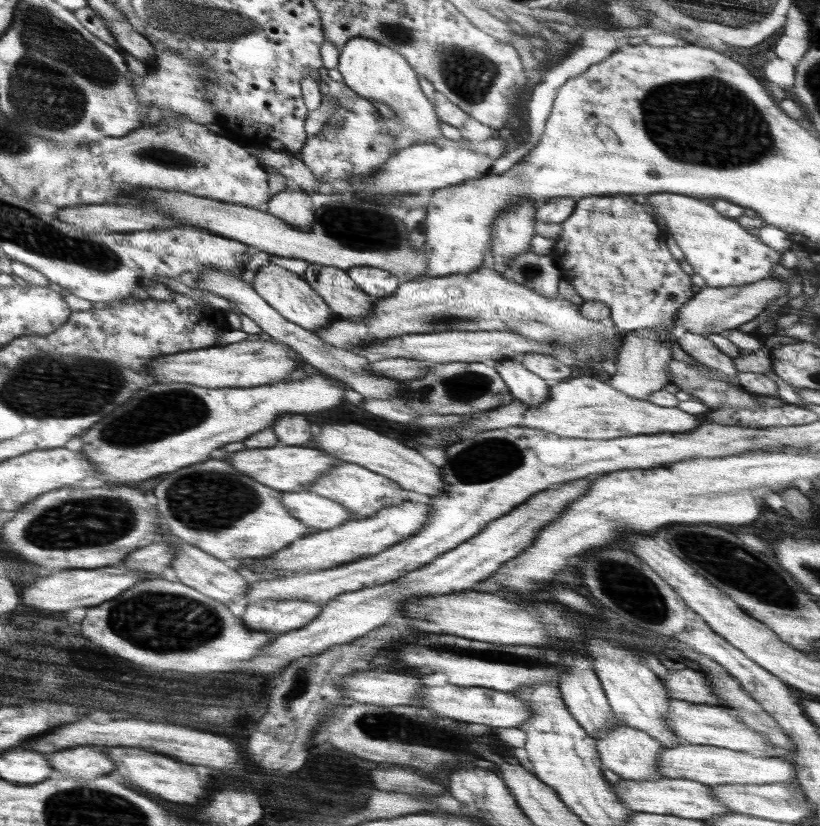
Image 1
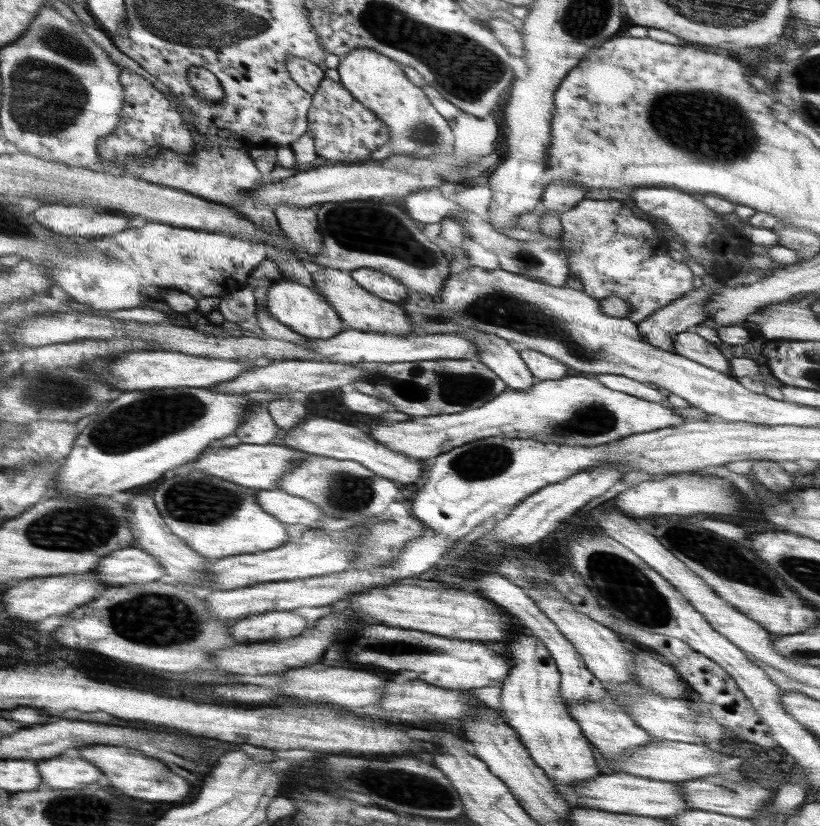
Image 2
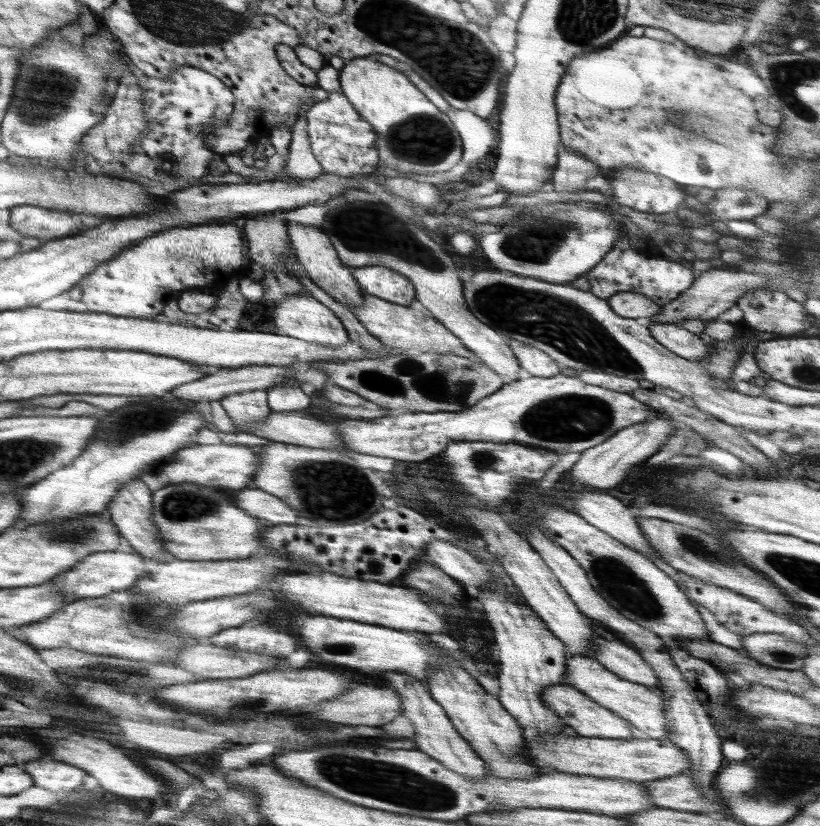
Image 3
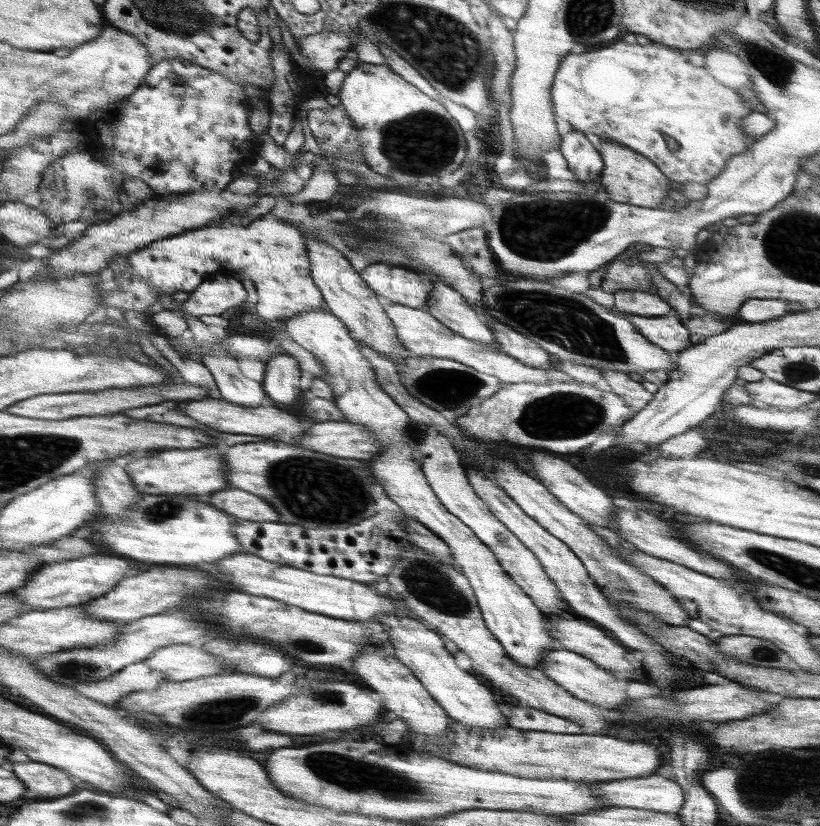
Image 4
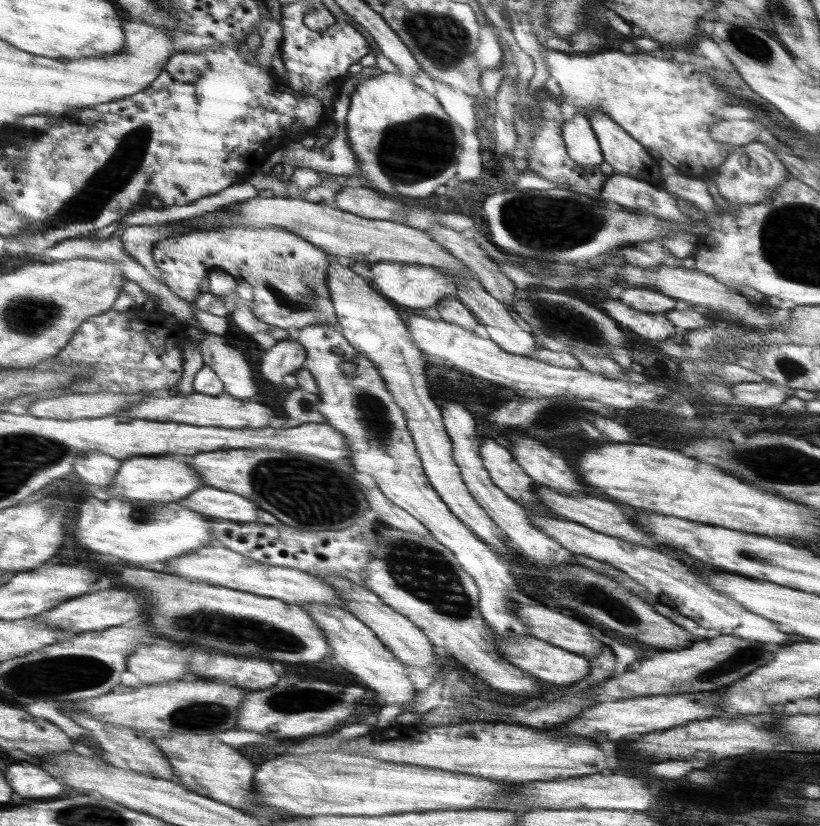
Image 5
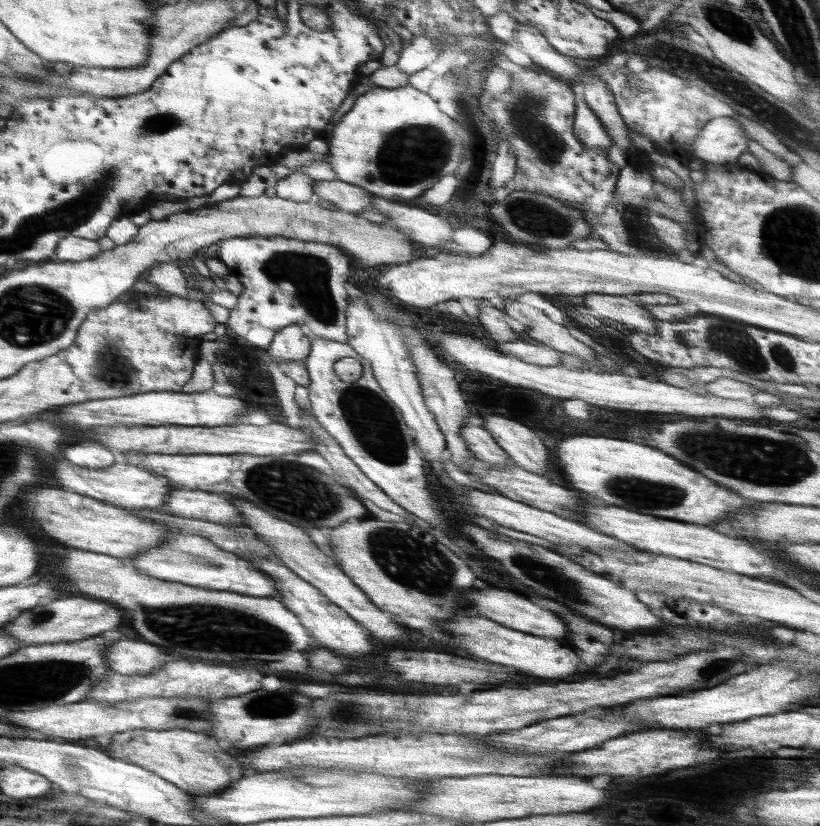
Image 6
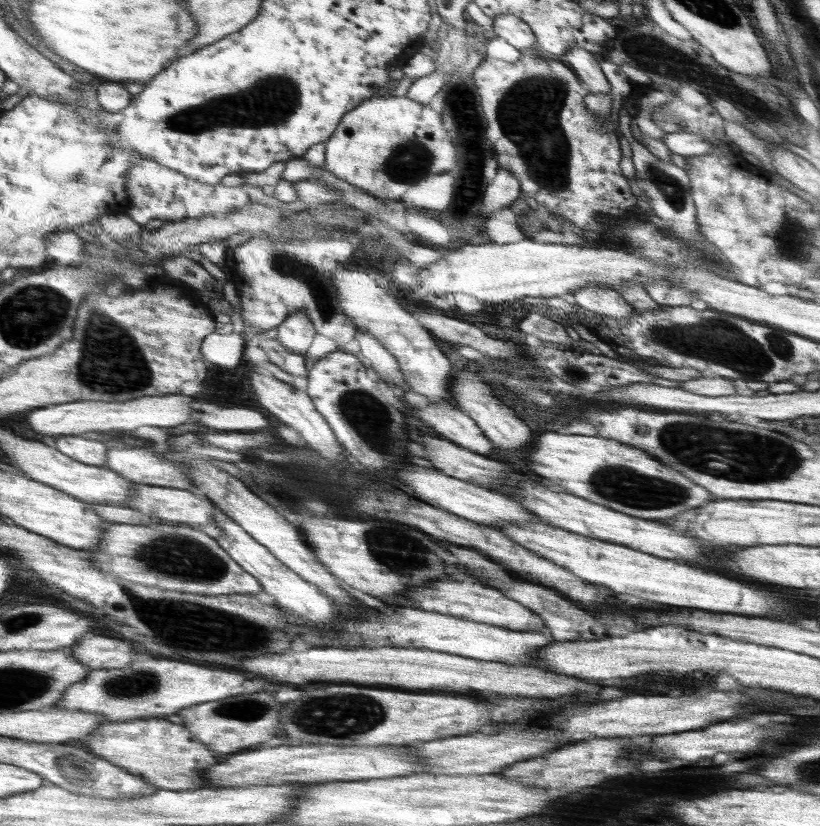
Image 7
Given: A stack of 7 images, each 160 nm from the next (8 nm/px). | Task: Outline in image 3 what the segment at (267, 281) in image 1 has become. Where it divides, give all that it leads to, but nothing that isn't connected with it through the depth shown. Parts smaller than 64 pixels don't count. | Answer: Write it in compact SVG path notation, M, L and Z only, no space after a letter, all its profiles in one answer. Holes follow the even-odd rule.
M299 292L283 298L275 304L274 324L282 330L284 335L292 336L309 343L318 343L322 346L341 346L346 344L349 336L341 317L322 301L310 296L308 293Z

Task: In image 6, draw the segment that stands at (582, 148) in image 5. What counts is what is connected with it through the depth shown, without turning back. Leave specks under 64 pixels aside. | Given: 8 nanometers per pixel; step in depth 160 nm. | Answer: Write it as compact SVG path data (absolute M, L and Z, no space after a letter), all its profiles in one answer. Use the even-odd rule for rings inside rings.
M572 86L575 92L575 121L572 134L578 138L582 146L586 148L609 148L612 147L612 140L606 134L605 126L596 116L596 113L583 101L581 87Z

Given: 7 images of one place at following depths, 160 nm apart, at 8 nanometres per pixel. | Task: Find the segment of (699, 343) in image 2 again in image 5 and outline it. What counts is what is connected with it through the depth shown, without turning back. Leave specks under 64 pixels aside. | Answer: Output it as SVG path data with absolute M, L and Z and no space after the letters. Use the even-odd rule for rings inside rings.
M606 299L599 308L625 330L650 340L666 340L680 330L666 318L665 313L642 312L626 306L618 299Z

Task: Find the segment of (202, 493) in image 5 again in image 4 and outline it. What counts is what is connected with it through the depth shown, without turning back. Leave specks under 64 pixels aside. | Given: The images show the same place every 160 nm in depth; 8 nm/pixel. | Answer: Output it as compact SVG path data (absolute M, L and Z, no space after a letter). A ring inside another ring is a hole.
M226 488L222 492L214 492L208 496L206 504L214 504L232 516L252 522L280 521L280 513L268 501L254 493L240 490L239 488Z

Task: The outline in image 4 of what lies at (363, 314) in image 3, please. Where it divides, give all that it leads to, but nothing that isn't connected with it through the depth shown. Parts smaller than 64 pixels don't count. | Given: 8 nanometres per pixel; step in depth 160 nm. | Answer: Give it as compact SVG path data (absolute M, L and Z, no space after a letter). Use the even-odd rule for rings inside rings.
M400 303L384 306L387 317L392 321L399 341L402 346L416 356L434 356L438 358L450 358L477 370L499 378L505 384L518 384L520 382L533 382L534 384L546 384L547 382L571 382L574 381L565 372L557 370L553 365L547 369L534 368L524 364L512 355L508 356L496 347L487 347L479 342L467 339L465 336L450 330L437 318L434 318L425 309L410 308Z

